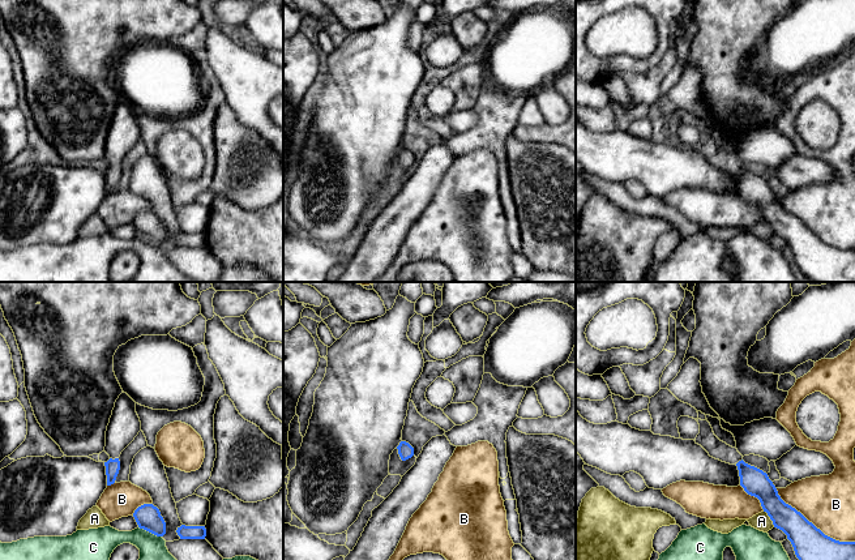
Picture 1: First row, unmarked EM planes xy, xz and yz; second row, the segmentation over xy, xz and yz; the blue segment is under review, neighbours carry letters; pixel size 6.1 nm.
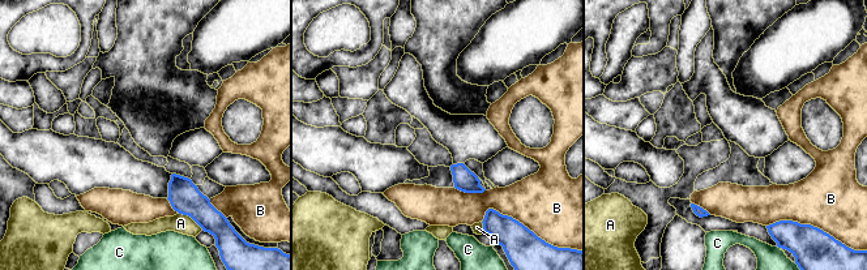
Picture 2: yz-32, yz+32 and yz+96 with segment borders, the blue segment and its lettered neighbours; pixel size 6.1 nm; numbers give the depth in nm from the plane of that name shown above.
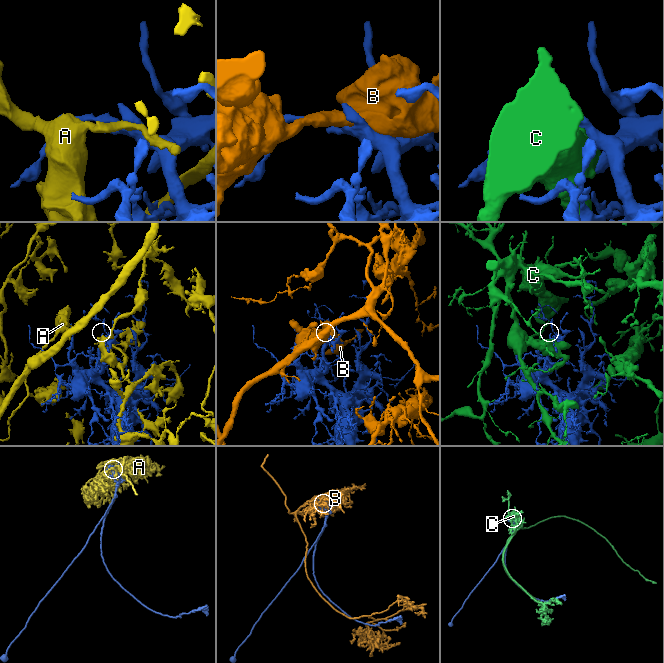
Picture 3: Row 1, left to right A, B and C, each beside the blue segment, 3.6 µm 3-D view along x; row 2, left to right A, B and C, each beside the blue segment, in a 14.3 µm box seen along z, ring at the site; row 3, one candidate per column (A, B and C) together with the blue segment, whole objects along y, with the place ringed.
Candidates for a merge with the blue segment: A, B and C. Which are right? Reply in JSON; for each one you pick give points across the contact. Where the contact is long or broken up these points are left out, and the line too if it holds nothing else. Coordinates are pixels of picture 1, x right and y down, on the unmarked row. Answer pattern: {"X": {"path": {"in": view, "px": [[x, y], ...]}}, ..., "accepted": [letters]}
{"accepted": []}

